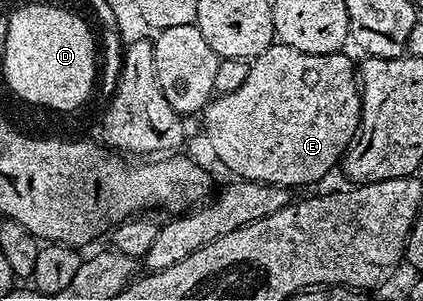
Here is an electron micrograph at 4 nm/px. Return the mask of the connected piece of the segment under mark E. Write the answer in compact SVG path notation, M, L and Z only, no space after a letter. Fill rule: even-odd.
M273 43L269 45L265 53L260 54L248 66L246 81L240 87L229 93L222 93L213 96L212 100L204 106L202 118L204 117L204 133L208 136L208 145L212 148L212 153L232 172L237 178L246 181L261 181L267 185L312 185L315 181L320 181L331 169L337 166L345 149L352 144L360 128L360 87L358 84L358 69L347 57L347 52L327 53L326 55L310 55L298 51L294 47L283 43Z

